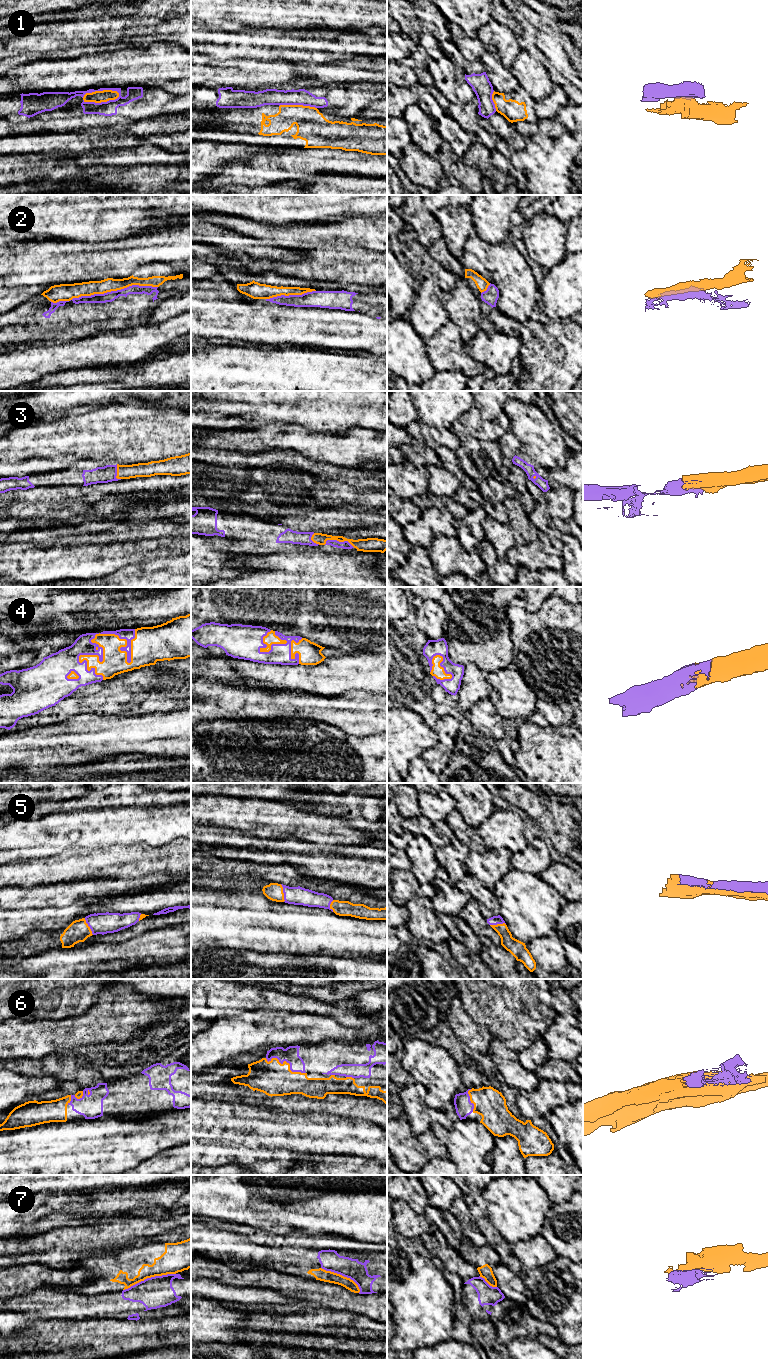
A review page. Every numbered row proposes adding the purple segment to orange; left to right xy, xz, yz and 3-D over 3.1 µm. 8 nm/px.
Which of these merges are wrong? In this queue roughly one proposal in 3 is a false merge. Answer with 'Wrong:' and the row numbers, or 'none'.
Wrong: 1, 2, 7

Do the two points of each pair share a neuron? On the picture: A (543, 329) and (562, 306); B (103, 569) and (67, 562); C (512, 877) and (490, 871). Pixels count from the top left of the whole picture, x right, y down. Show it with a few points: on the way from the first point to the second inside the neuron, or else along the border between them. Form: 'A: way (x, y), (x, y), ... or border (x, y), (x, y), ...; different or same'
A: border (553, 322), (558, 323); different
B: way (94, 568), (81, 562), (76, 562); same
C: border (512, 867), (495, 884), (493, 891); different

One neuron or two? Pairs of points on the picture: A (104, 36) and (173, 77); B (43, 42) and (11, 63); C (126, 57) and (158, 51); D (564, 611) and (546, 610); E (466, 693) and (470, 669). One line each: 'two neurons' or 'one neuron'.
A: two neurons
B: two neurons
C: one neuron
D: one neuron
E: one neuron

